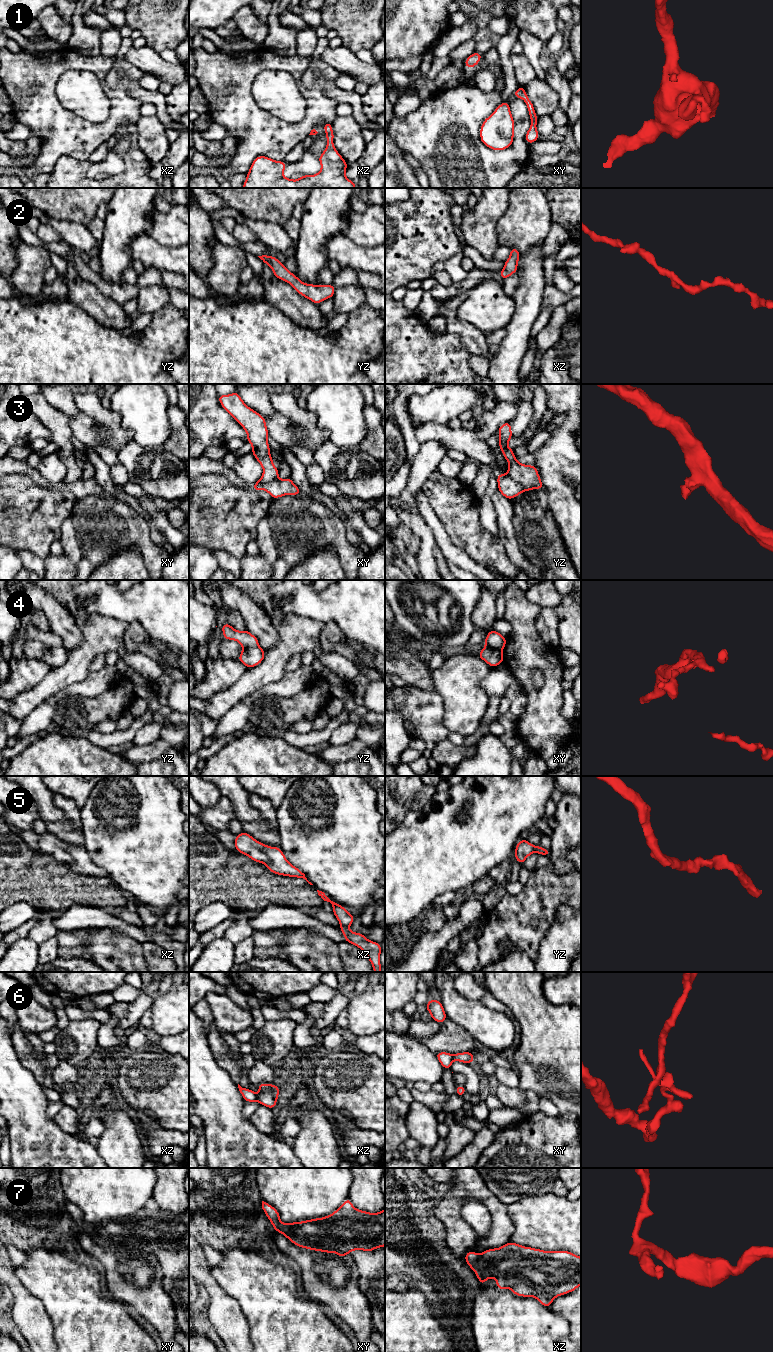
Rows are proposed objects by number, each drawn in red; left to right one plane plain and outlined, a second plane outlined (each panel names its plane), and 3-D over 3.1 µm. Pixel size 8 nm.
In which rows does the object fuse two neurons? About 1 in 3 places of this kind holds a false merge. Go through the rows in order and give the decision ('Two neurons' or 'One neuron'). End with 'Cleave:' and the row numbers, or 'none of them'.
1: One neuron
2: One neuron
3: Two neurons
4: Two neurons
5: One neuron
6: Two neurons
7: One neuron
Cleave: 3, 4, 6

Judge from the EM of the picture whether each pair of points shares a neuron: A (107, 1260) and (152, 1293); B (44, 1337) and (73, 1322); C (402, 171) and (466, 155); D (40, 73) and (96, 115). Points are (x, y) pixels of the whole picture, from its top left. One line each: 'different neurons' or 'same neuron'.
A: same neuron
B: different neurons
C: different neurons
D: different neurons

